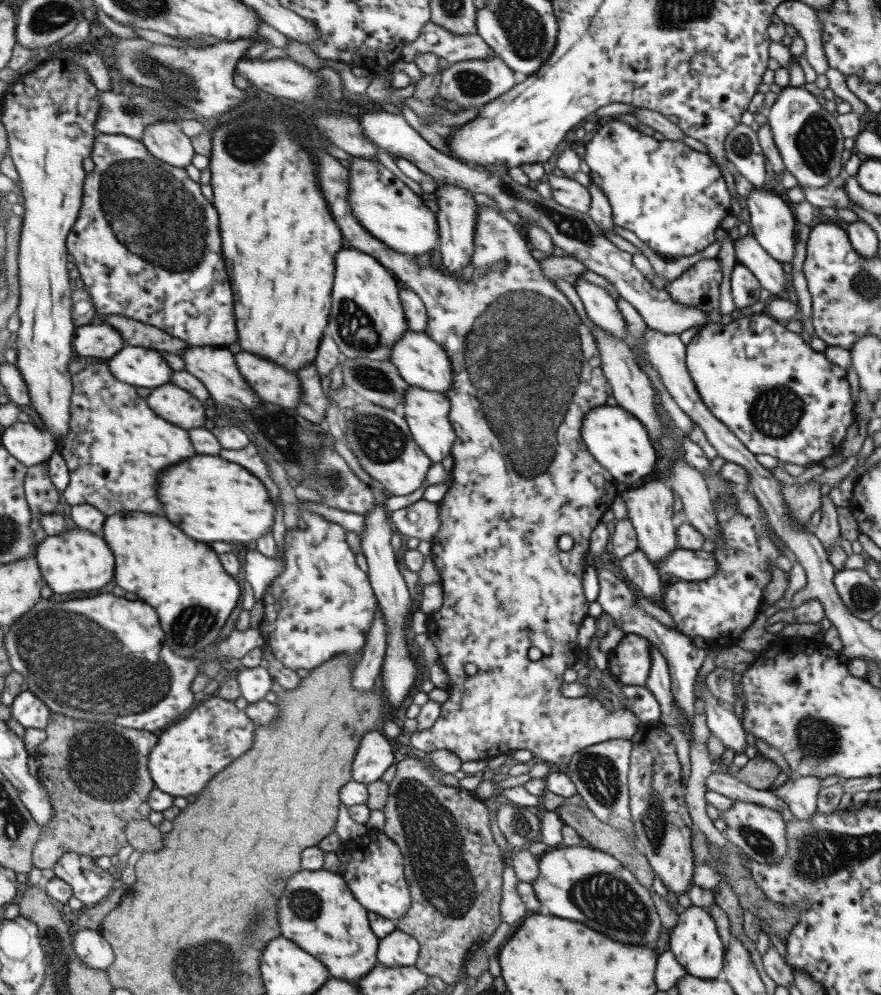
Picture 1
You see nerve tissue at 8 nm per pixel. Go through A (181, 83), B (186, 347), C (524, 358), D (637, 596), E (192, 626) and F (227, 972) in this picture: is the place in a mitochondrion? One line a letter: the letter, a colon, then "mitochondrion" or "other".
A: mitochondrion
B: other
C: mitochondrion
D: other
E: mitochondrion
F: mitochondrion

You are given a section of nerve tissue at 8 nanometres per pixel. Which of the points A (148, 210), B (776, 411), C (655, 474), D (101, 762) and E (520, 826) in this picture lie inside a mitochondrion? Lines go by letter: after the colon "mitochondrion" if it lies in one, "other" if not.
A: mitochondrion
B: mitochondrion
C: other
D: mitochondrion
E: mitochondrion

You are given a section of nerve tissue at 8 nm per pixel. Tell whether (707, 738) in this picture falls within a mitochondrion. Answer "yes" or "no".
no

